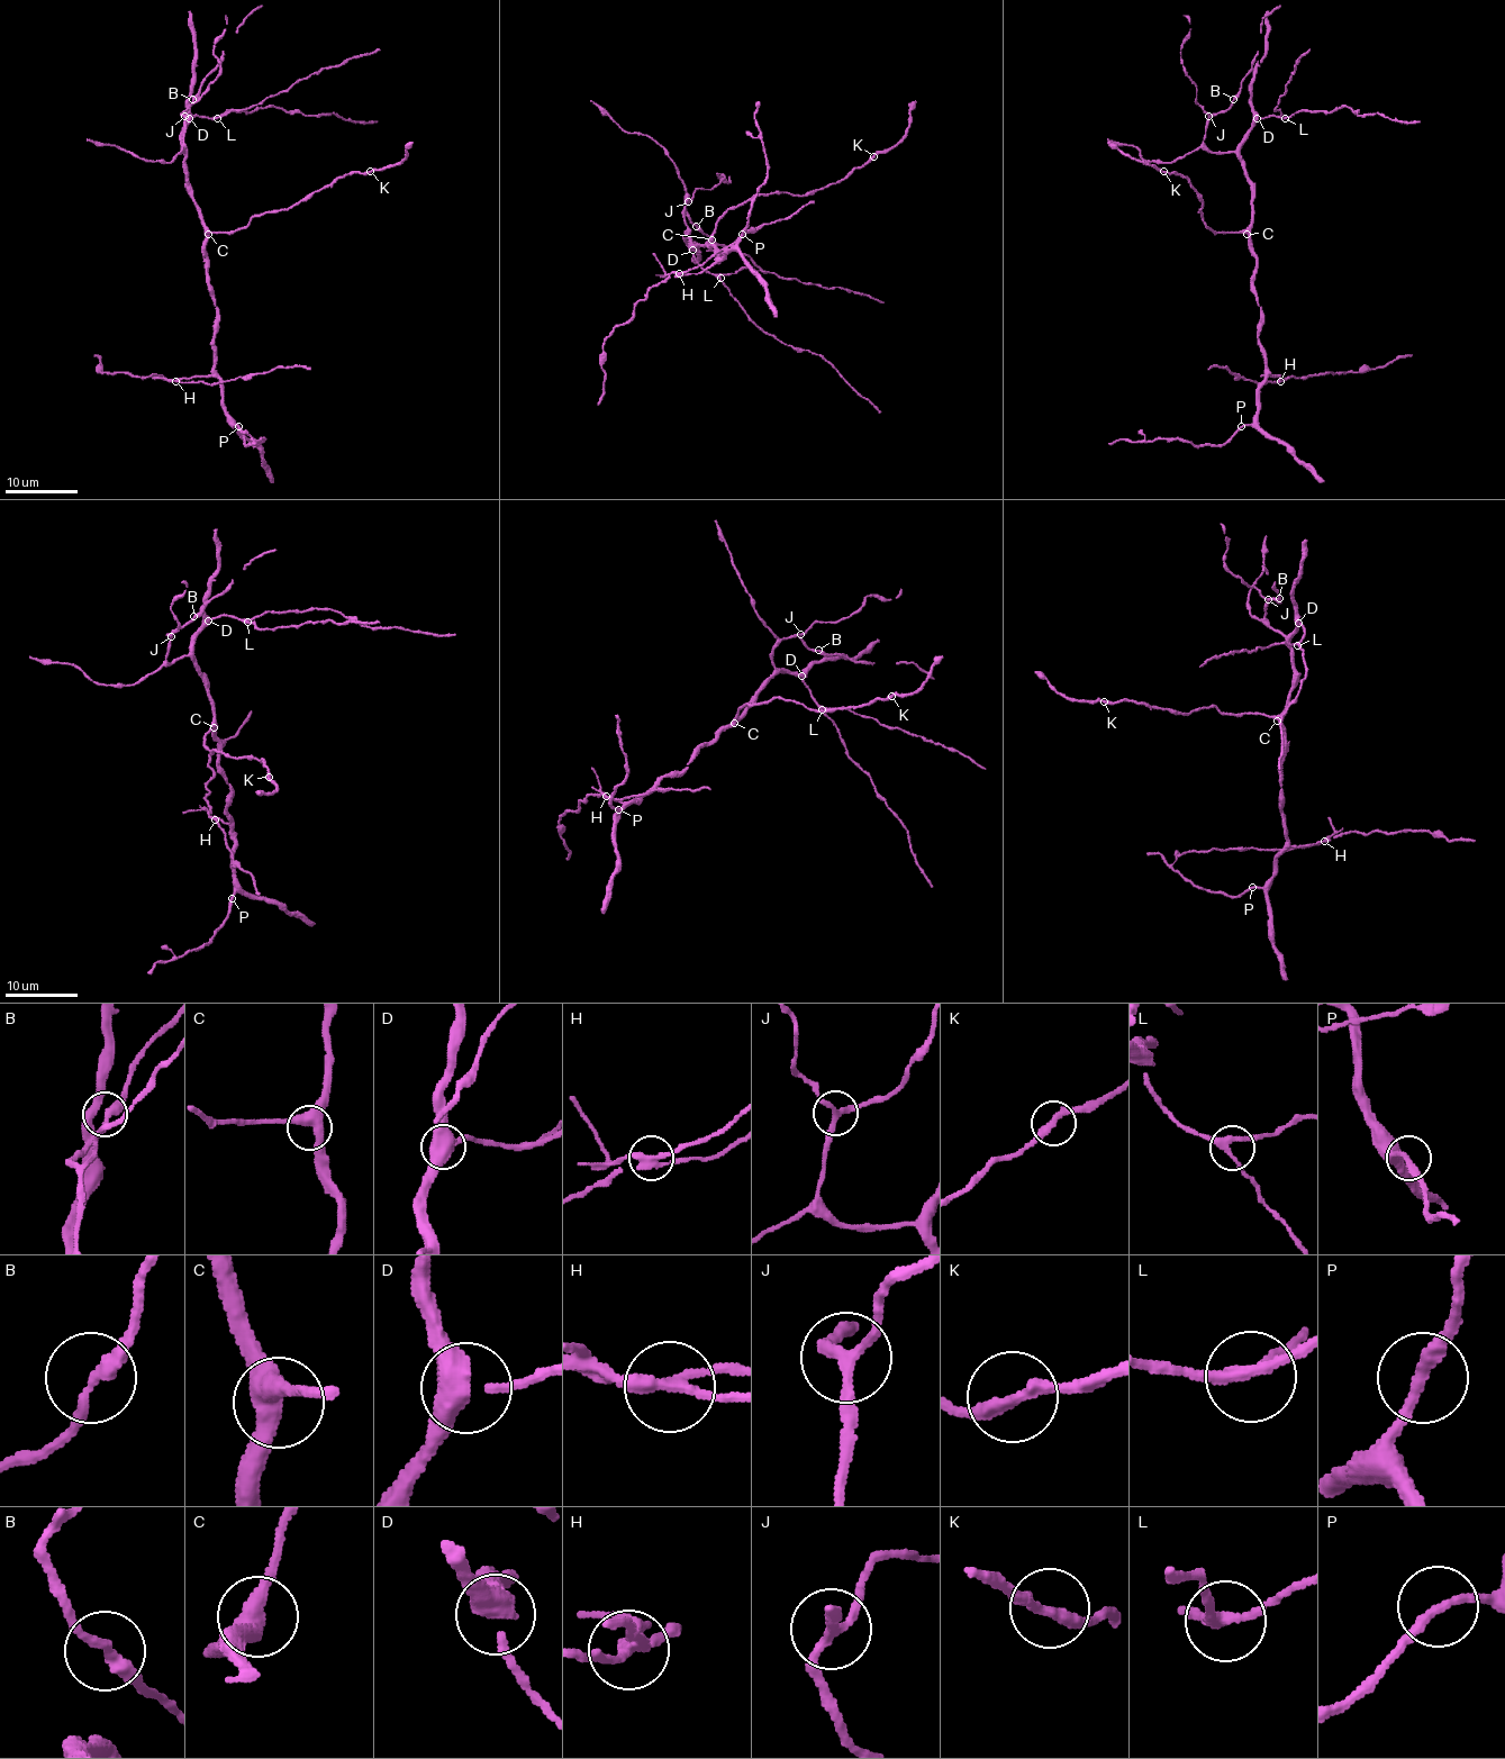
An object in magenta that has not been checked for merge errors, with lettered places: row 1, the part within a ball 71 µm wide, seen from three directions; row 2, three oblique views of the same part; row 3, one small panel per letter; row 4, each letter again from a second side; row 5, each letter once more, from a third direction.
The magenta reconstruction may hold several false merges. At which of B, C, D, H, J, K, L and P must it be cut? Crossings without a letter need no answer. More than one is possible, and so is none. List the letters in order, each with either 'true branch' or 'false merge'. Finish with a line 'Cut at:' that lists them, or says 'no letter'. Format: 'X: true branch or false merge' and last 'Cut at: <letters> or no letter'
B: true branch
C: true branch
D: true branch
H: false merge
J: true branch
K: true branch
L: true branch
P: true branch
Cut at: H

